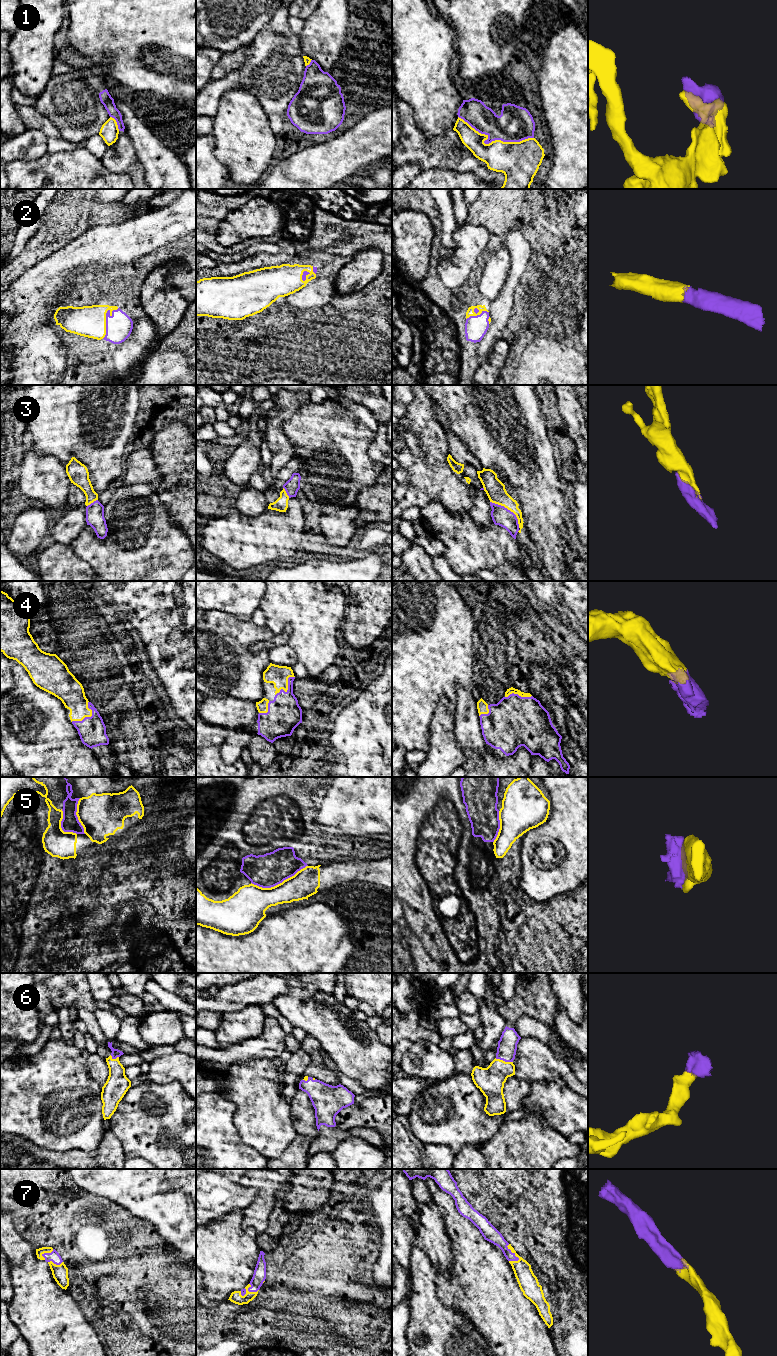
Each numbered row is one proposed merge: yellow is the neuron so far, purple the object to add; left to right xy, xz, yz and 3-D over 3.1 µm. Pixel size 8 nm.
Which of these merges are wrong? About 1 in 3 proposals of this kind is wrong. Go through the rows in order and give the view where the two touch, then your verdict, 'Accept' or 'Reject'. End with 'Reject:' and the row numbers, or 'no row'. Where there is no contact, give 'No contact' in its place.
1: Touches yellow in yz. Reject
2: Touches yellow in xy. Accept
3: Touches yellow in yz. Accept
4: Touches yellow in xy. Accept
5: Touches yellow in xz. Reject
6: Touches yellow in yz. Accept
7: Touches yellow in xz. Accept
Reject: 1, 5

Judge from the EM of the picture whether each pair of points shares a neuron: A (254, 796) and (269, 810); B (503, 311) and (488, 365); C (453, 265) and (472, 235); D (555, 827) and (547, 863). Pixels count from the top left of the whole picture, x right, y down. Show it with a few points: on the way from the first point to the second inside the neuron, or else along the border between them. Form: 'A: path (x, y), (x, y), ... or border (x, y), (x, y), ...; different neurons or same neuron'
A: border (283, 795), (277, 795), (262, 802), (246, 821); different neurons
B: border (496, 339), (486, 357); different neurons
C: path (460, 258), (468, 250), (471, 242); same neuron
D: path (555, 836), (555, 851), (553, 854); same neuron

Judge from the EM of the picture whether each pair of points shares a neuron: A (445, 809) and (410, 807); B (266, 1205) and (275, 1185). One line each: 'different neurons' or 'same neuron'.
A: different neurons
B: same neuron

